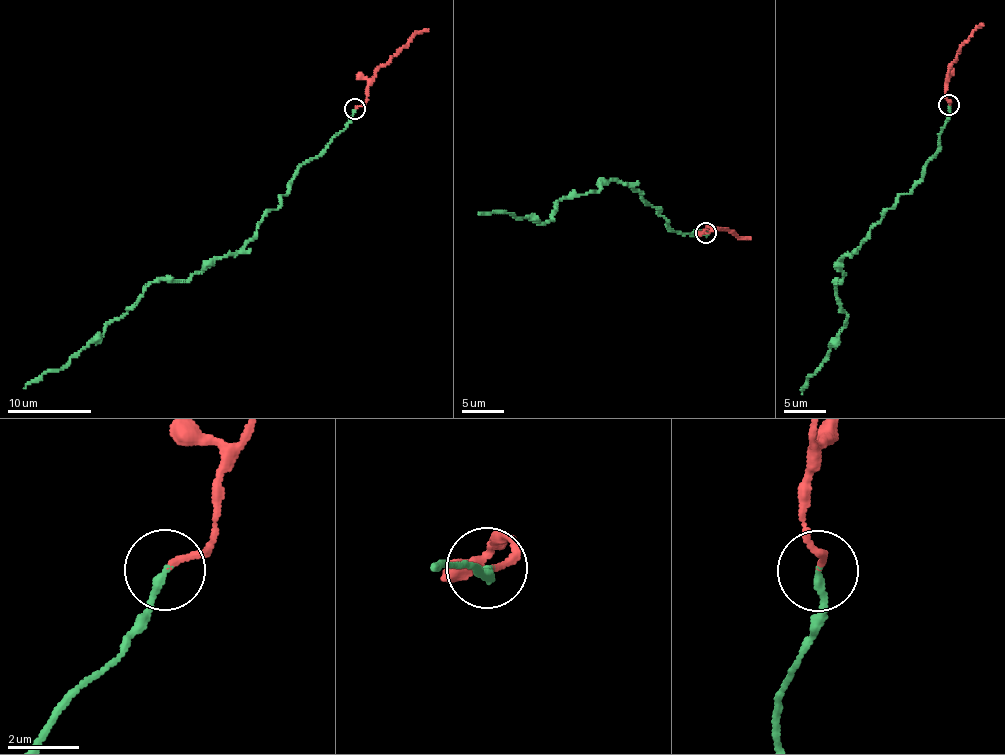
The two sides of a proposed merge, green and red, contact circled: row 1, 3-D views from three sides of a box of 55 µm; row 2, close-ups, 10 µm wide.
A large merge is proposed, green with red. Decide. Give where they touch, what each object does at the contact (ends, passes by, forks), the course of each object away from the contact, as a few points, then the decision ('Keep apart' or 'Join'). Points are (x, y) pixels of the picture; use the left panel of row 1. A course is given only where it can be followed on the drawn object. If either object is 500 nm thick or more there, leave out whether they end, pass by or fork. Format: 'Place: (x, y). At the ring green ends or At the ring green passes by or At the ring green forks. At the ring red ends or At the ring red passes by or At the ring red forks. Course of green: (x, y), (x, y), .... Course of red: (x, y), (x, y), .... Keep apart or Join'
Place: (355, 108). At the ring green ends. At the ring red ends. Course of green: (355, 108), (318, 156), (306, 160), (242, 249), (186, 280), (155, 280), (65, 365), (23, 388). Course of red: (355, 108), (366, 97), (366, 87), (378, 70), (416, 33), (428, 29). Join

